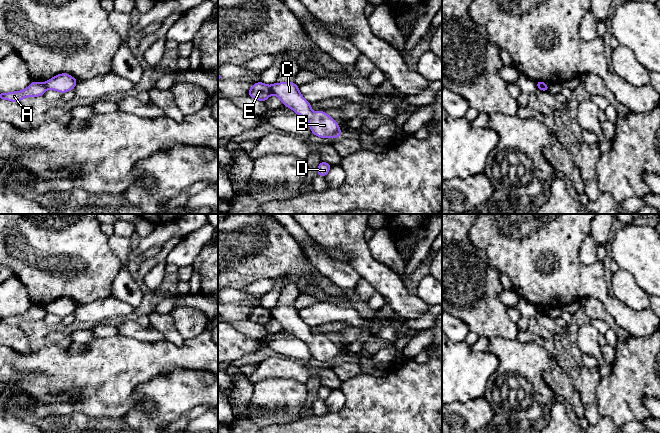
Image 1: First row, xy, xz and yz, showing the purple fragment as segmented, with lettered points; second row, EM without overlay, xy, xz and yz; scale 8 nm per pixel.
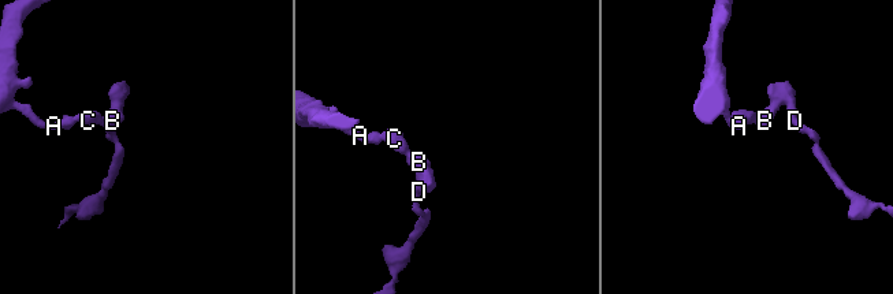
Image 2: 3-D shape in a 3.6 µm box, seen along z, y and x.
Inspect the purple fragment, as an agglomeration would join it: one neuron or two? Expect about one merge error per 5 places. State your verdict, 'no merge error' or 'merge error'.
merge error

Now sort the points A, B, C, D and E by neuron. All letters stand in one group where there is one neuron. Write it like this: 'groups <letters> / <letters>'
groups A E / B C D

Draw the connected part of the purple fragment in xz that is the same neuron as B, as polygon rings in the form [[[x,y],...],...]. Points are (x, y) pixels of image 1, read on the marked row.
[[[293,81],[274,83],[271,93],[281,99],[284,106],[304,117],[312,133],[321,138],[337,138],[342,135],[338,123],[324,111],[313,112],[311,104],[299,92],[299,86]]]

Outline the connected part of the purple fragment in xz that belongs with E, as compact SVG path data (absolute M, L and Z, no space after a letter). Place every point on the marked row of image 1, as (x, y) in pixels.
M259 81L249 89L248 95L252 98L265 102L272 95L272 93L269 85Z

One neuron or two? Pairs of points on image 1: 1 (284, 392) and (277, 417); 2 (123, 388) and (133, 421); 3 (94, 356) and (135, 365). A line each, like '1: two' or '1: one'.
1: one
2: two
3: one

